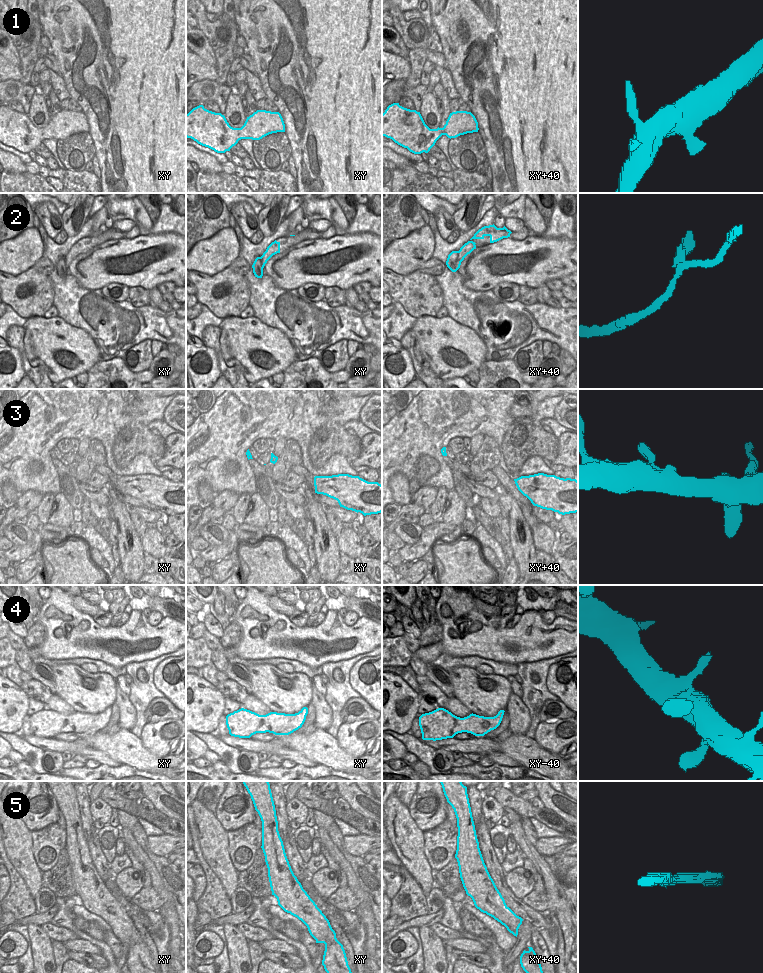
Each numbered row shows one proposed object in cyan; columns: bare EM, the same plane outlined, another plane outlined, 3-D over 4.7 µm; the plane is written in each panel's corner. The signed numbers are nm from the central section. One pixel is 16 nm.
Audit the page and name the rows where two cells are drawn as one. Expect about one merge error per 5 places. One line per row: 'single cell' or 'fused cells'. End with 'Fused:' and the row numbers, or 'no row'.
1: single cell
2: single cell
3: single cell
4: single cell
5: single cell
Fused: no row

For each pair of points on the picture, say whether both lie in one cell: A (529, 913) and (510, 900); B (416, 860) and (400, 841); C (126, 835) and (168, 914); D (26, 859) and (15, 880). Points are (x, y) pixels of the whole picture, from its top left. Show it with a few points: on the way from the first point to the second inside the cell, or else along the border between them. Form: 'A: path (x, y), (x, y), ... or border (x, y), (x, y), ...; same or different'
A: path (524, 911), (515, 904); same
B: path (412, 855), (405, 846); same
C: path (141, 855), (153, 871), (156, 882), (164, 894); same
D: border (10, 861), (30, 894); different

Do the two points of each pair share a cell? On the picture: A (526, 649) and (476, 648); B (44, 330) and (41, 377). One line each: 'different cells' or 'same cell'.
A: same cell
B: different cells

